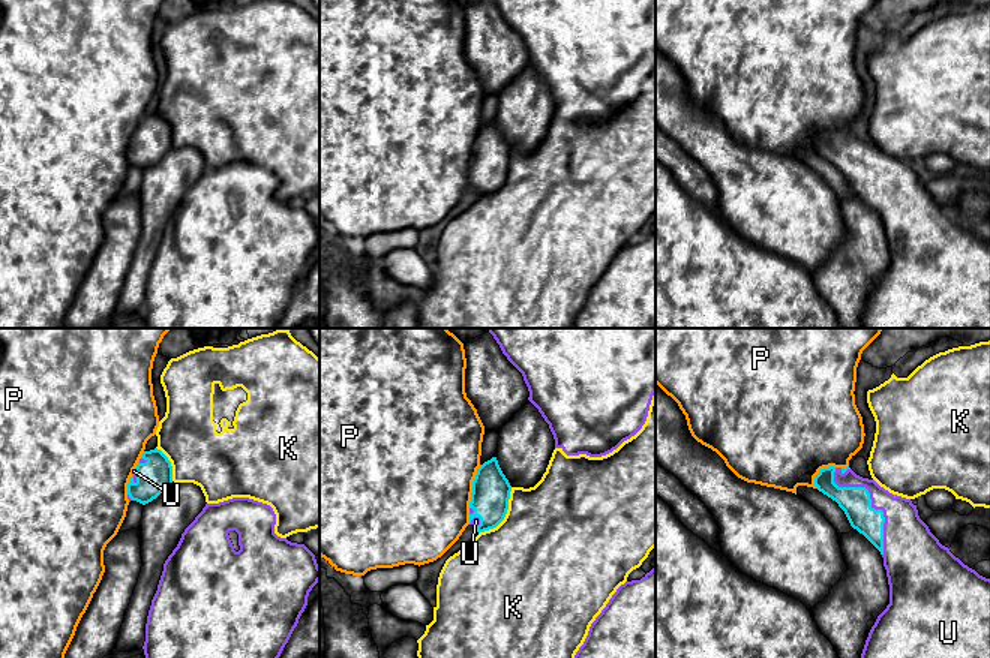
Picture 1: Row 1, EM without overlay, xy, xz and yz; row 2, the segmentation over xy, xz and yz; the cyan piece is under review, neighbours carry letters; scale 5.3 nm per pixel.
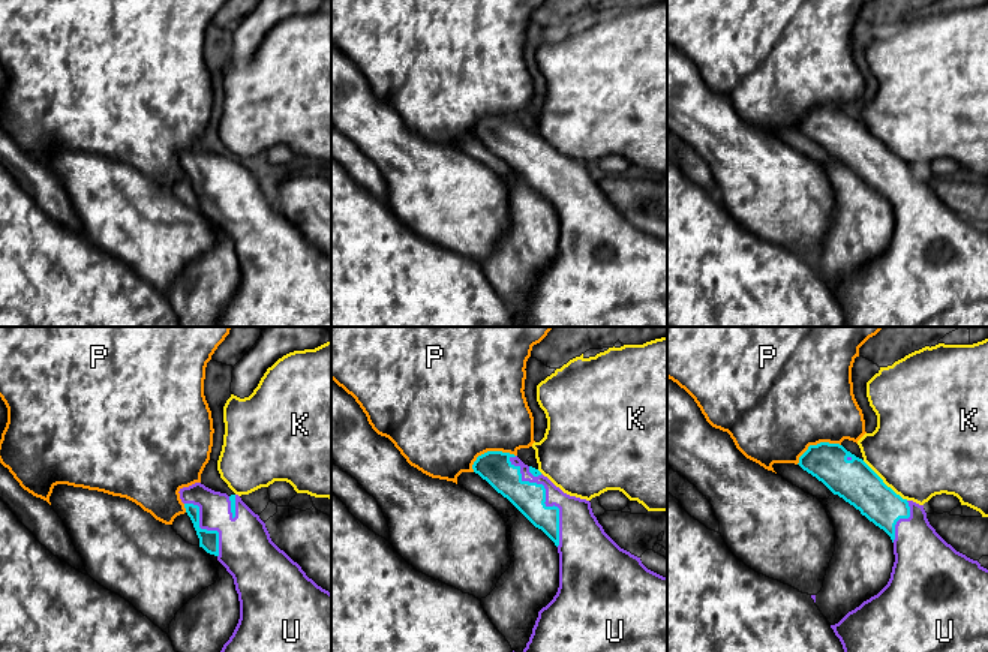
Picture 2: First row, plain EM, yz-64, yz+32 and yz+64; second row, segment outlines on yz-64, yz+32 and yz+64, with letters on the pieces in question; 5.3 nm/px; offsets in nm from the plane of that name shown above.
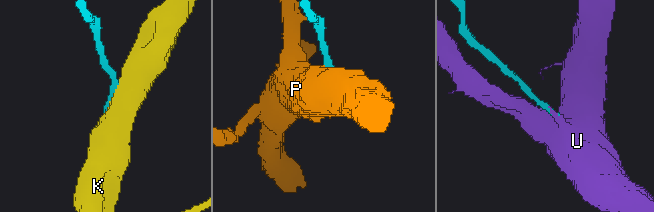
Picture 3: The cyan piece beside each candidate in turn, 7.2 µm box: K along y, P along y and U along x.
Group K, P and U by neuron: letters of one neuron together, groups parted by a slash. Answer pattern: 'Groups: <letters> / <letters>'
Groups: K / P / U

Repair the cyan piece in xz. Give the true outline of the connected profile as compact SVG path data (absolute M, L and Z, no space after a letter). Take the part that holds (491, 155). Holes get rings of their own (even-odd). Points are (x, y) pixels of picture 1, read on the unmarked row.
M496 121L480 129L472 145L470 189L477 196L496 192L508 174L512 150L502 138Z

